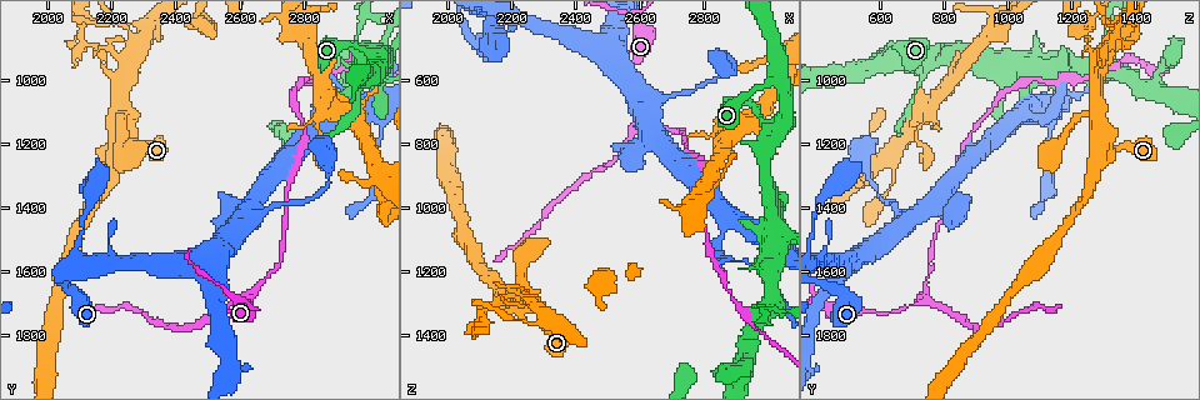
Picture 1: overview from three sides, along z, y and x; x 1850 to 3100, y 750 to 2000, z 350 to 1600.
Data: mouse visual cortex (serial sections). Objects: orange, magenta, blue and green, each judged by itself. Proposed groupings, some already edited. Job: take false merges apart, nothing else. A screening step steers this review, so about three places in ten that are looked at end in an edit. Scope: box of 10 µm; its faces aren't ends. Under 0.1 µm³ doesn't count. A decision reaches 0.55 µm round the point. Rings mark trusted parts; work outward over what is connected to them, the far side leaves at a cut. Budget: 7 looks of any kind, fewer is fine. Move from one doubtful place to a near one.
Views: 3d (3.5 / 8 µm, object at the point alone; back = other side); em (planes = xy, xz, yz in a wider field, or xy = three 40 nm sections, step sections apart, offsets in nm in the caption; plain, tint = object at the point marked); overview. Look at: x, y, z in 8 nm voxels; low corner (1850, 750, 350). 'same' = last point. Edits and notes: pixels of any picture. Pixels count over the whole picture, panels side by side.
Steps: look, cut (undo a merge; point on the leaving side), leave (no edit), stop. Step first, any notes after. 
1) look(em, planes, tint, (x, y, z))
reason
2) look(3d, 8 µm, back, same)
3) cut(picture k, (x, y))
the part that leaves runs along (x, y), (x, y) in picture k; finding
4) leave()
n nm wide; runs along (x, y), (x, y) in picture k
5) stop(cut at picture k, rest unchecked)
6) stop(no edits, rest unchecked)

look(3d, 8 µm, back, (2910, 1030, 1170))
abrupt turn

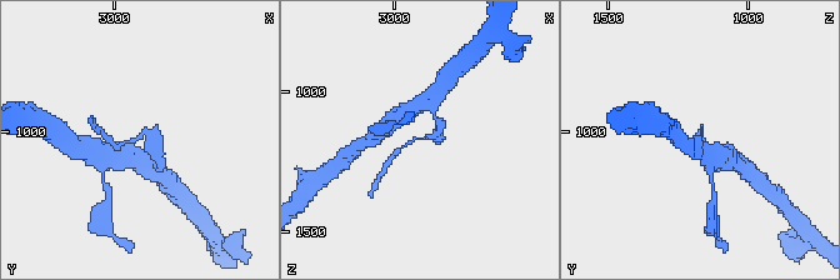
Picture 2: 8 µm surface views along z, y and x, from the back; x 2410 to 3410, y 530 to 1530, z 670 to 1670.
look(3d, 3.5 µm, same)
zoom in

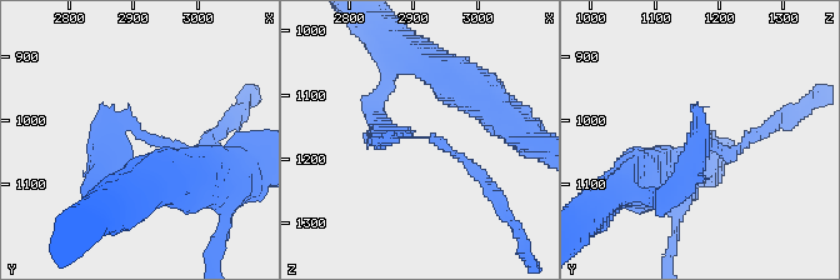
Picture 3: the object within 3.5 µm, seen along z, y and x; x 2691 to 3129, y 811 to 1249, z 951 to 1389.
look(em, xy, step 1, tint, (2910, 1035, 1170))
arms of 150, 300 nm; now the EM

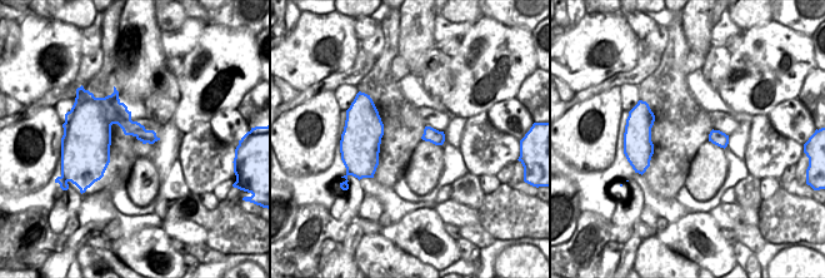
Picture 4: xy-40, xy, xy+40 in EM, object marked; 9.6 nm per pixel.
leave()
runs along (373, 113), (384, 135), (434, 138), (484, 180) in picture 3; one cell here

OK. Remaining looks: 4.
look(3d, 3.5 µm, (2980, 840, 1300))
abrupt turn

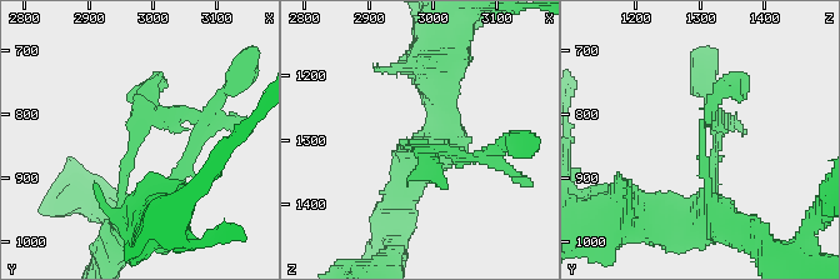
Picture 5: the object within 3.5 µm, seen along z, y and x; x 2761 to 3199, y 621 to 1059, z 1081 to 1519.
look(em, xy, step 1, tint, (2965, 835, 1305))
arms of 150, 200 nm

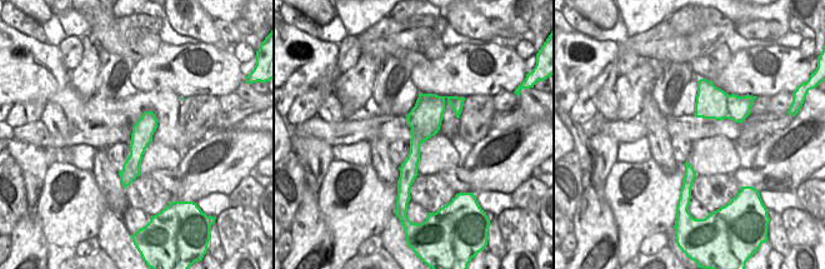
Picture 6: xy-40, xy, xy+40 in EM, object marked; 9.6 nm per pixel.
leave()
runs along (720, 223), (701, 126), (724, 84), (743, 88) in picture 5; continuous, no second cell

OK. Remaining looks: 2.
stop(no edits, rest unchecked)

